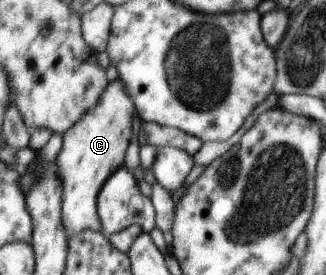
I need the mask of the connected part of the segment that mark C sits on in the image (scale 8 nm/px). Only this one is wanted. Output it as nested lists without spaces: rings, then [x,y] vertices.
[[[115,77],[107,82],[103,93],[99,95],[95,107],[91,107],[63,134],[62,146],[55,158],[57,165],[57,179],[61,183],[62,193],[62,227],[66,239],[83,231],[102,228],[96,212],[96,197],[105,183],[121,167],[123,151],[129,145],[131,137],[131,117],[133,117],[135,103],[127,95],[123,81]]]

